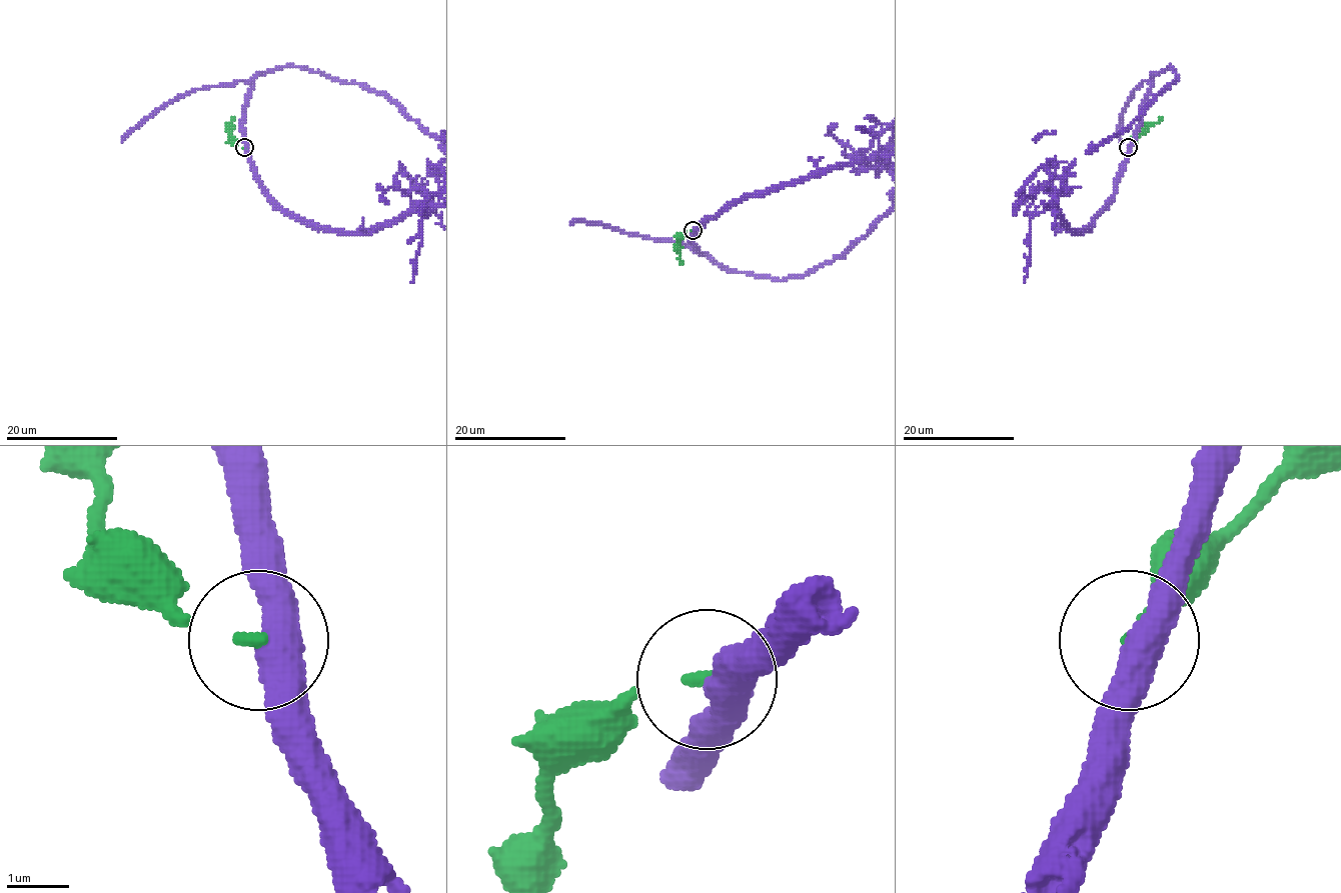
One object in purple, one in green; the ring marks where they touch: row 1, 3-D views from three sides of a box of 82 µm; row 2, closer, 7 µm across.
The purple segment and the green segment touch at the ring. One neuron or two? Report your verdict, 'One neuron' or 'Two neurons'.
Two neurons

